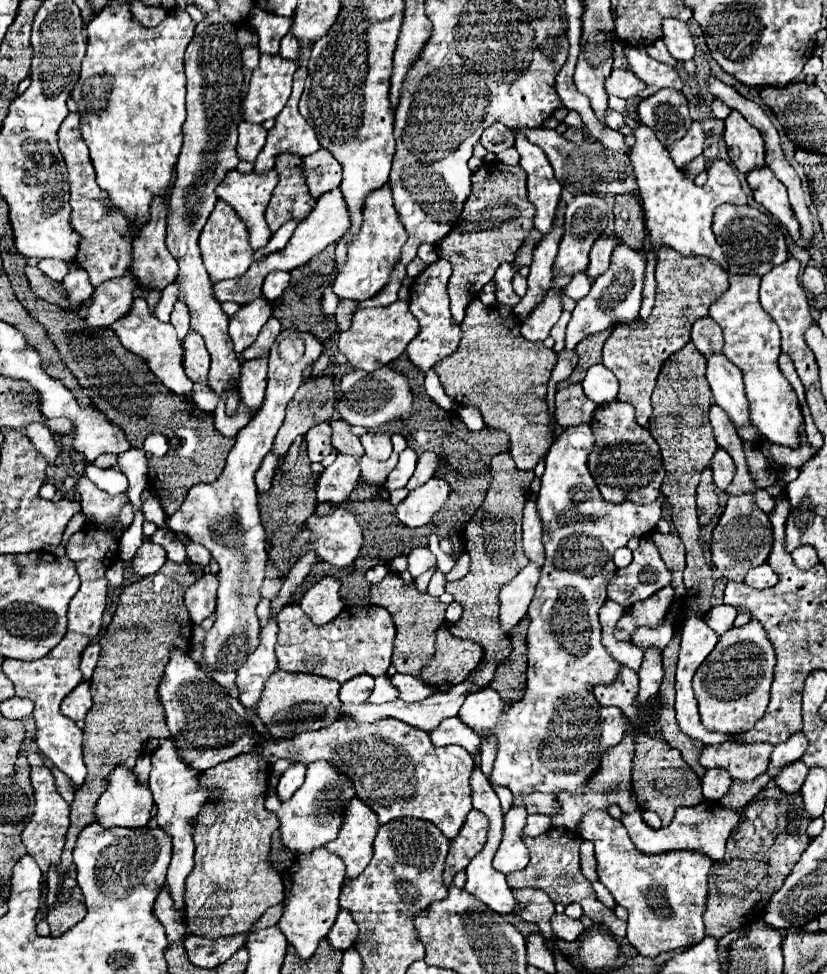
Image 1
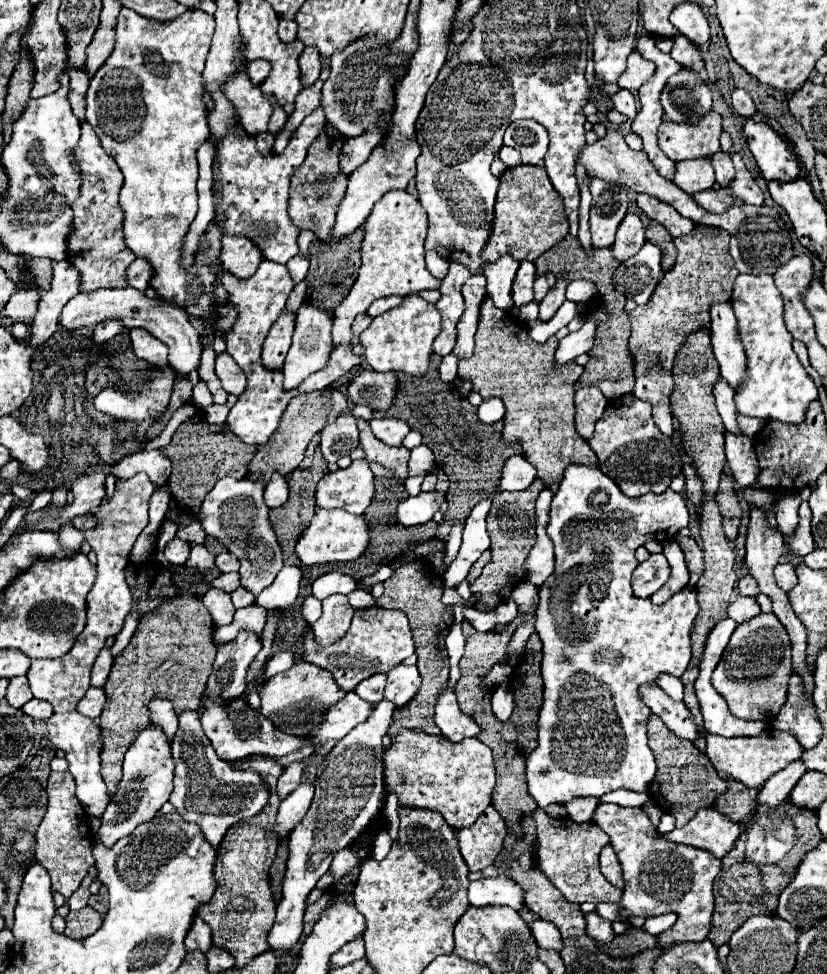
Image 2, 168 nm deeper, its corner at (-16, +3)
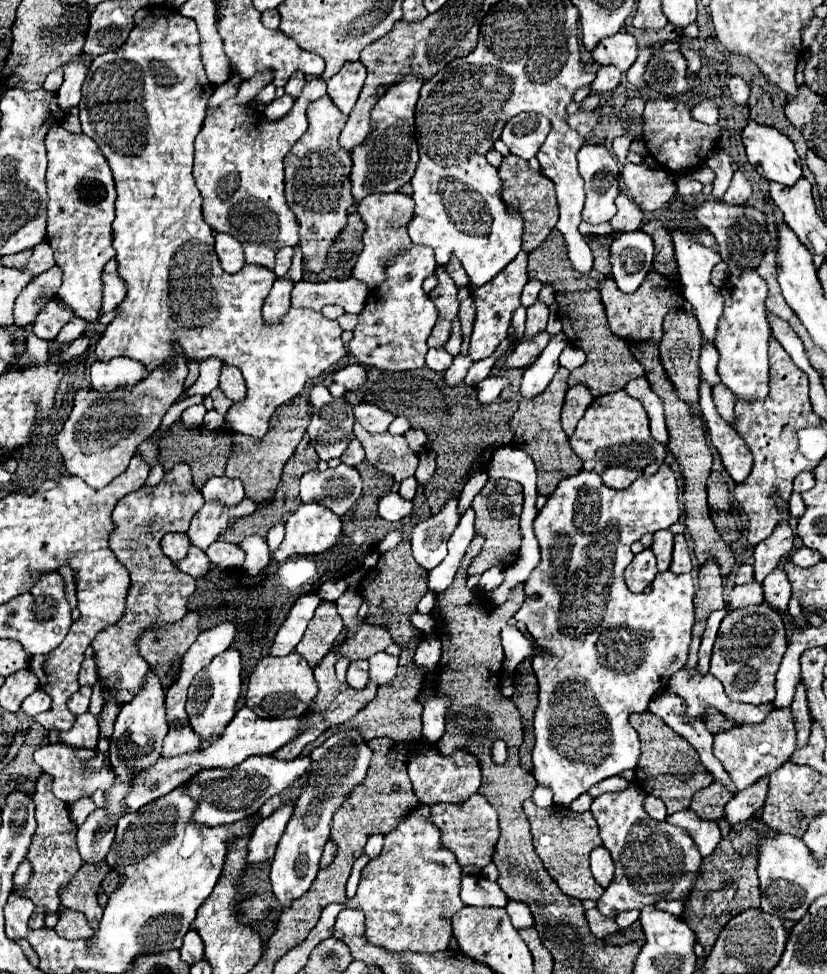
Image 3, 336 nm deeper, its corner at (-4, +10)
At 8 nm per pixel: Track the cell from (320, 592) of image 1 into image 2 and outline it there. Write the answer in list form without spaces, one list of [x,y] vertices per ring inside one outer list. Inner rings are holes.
[[[330,595],[322,601],[322,617],[312,625],[314,639],[320,647],[328,647],[340,641],[350,629],[354,609],[348,603],[346,595]]]

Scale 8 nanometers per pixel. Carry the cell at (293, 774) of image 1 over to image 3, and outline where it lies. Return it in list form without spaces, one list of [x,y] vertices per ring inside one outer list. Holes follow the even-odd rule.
[[[288,800],[282,802],[282,806],[276,812],[272,812],[272,816],[260,820],[248,842],[248,862],[264,862],[274,856],[276,844],[292,816],[292,810],[294,810],[294,802]]]

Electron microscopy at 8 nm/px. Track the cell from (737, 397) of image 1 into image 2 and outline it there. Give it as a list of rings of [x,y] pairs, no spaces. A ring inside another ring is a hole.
[[[712,303],[710,307],[710,335],[720,375],[736,389],[746,371],[746,355],[736,327],[732,303]]]

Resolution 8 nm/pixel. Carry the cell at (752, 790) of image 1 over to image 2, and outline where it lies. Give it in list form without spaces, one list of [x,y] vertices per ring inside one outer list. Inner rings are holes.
[[[734,781],[734,783],[726,789],[726,793],[722,793],[722,795],[712,803],[712,807],[714,807],[718,813],[722,813],[724,817],[728,817],[728,819],[732,819],[732,821],[738,823],[740,819],[744,819],[746,815],[750,815],[750,813],[754,811],[754,807],[756,807],[754,799],[756,799],[758,791],[760,791],[760,789],[746,789],[740,781]]]

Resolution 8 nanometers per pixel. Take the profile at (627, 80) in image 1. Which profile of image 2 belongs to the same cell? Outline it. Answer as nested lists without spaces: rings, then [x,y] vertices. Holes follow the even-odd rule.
[[[632,51],[626,61],[626,71],[618,77],[618,87],[636,91],[646,79],[654,75],[654,69],[656,67],[652,61],[646,61],[638,51]]]

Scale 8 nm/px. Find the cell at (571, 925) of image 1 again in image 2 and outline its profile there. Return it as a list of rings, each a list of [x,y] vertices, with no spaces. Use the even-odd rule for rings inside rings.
[[[588,913],[586,915],[586,923],[588,923],[588,935],[592,937],[592,939],[596,939],[596,941],[604,941],[604,943],[608,943],[608,941],[612,941],[614,939],[614,929],[612,929],[612,923],[610,921],[606,921],[606,919],[602,919],[598,913]]]

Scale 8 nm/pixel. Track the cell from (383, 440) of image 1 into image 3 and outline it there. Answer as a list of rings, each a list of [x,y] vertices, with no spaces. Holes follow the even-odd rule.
[[[358,404],[354,406],[356,422],[360,422],[368,432],[384,432],[388,430],[390,422],[394,420],[394,414],[388,410],[382,410],[374,404]]]

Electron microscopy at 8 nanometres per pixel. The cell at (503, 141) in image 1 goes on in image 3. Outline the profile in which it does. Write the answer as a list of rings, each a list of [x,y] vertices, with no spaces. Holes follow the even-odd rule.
[[[522,112],[506,122],[500,138],[512,154],[530,160],[550,132],[550,120],[536,112]]]

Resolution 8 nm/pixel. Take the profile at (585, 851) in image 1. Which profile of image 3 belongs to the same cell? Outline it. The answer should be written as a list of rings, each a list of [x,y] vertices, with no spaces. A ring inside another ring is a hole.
[[[598,846],[590,852],[590,868],[592,868],[592,874],[596,878],[596,882],[606,888],[612,878],[614,878],[614,862],[610,858],[610,852],[604,848],[604,846]]]

